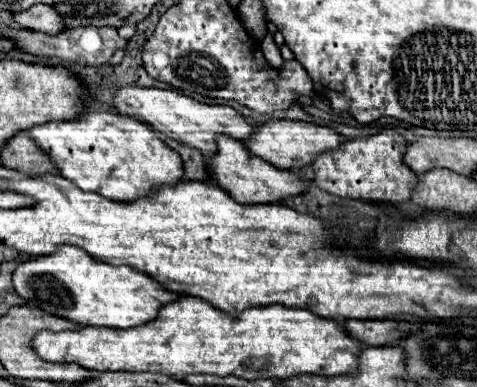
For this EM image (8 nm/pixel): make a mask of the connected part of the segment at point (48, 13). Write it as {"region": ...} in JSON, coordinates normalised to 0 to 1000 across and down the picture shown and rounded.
{"region":[[[67,13],[63,23],[46,28],[46,34],[29,34],[25,49],[55,75],[75,75],[75,80],[92,80],[92,85],[126,85],[126,75],[138,75],[134,59],[126,54],[126,44],[117,44],[117,28],[105,23],[105,13]]]}

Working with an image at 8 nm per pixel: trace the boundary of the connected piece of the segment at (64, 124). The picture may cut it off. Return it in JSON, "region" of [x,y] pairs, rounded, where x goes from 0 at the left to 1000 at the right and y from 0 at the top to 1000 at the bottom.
{"region":[[[176,282],[159,307],[147,313],[105,313],[92,323],[75,323],[55,333],[59,354],[75,364],[75,375],[105,406],[117,442],[159,473],[172,494],[197,494],[214,499],[226,514],[243,519],[277,519],[285,509],[310,504],[319,483],[331,478],[369,478],[382,457],[382,411],[369,390],[361,390],[340,359],[327,354],[327,339],[310,333],[302,318],[260,302],[252,292],[235,287],[201,287],[201,282]]]}

